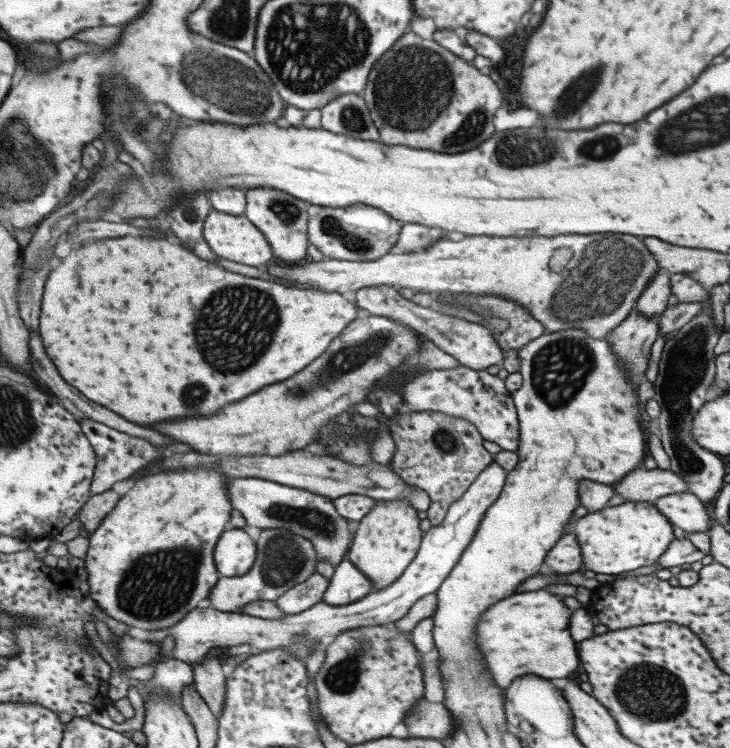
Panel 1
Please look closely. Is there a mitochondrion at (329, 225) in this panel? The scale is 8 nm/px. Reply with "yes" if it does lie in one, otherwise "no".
yes

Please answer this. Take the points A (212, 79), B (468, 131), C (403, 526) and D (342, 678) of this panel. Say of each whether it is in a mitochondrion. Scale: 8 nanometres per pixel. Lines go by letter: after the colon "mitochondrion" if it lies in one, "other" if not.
A: mitochondrion
B: mitochondrion
C: other
D: mitochondrion

